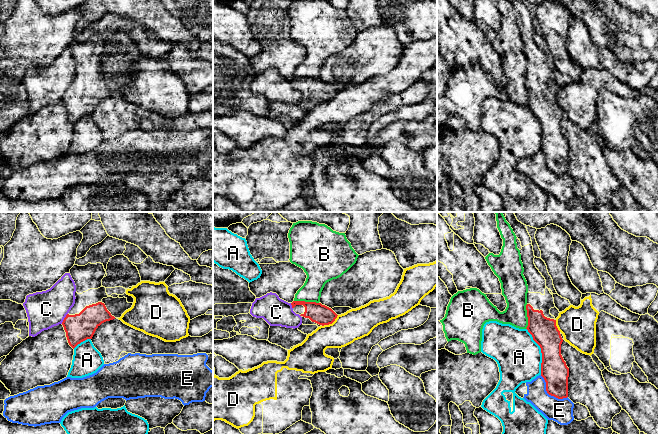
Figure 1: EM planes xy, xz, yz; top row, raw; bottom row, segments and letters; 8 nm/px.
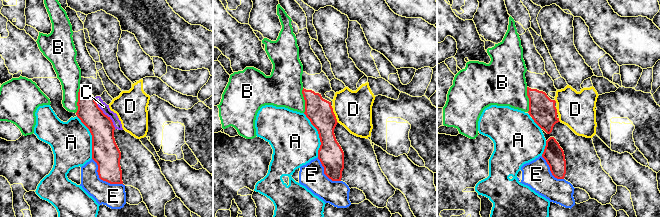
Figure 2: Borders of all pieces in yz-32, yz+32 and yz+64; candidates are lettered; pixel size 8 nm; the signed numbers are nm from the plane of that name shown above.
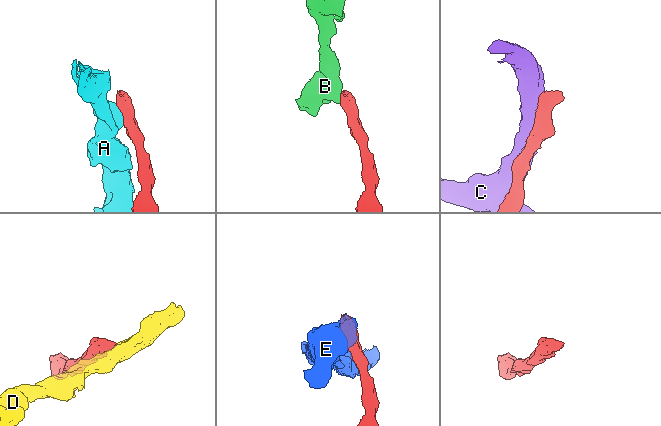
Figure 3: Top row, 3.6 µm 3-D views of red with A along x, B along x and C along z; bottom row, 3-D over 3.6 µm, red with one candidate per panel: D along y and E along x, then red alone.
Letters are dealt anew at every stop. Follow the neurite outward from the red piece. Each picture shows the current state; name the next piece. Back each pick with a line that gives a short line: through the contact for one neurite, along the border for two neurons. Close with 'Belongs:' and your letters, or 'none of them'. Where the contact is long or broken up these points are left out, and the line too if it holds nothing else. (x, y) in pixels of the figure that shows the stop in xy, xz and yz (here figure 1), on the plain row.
Belongs: none of them

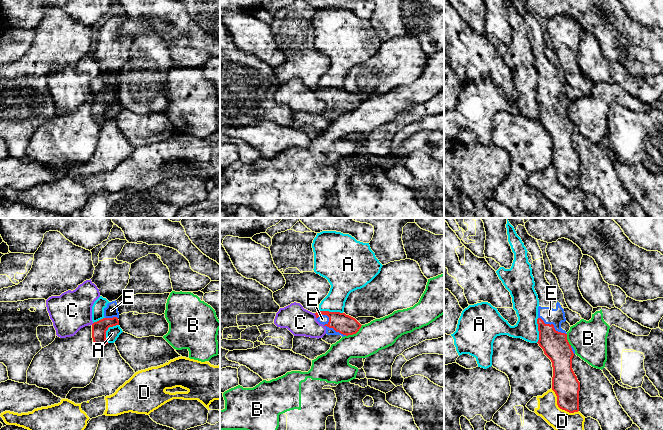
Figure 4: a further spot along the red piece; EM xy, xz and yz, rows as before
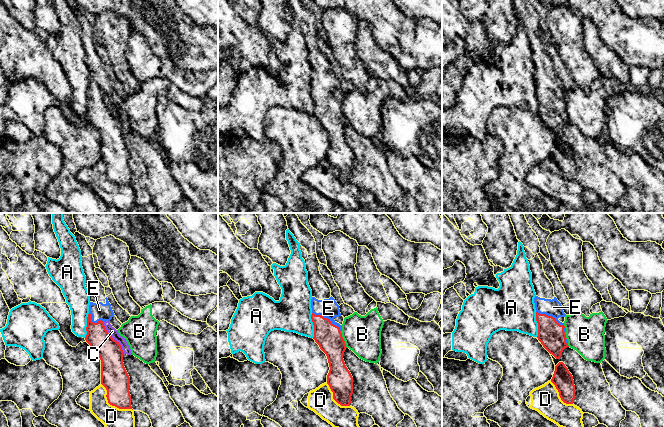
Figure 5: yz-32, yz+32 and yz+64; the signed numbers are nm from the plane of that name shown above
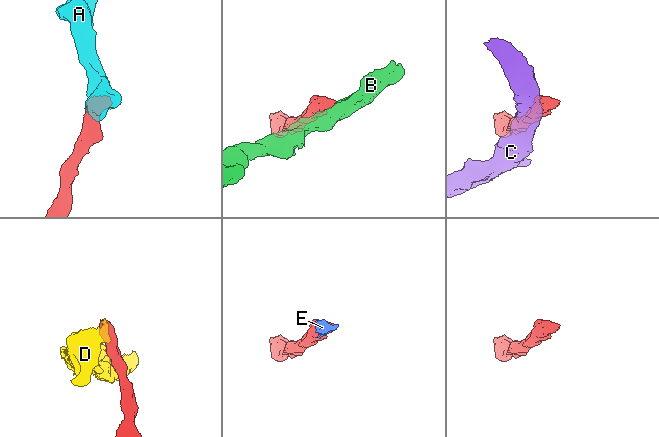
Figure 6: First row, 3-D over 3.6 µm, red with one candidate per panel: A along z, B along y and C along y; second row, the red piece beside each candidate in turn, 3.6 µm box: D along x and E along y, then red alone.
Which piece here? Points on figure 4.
Belongs: E

